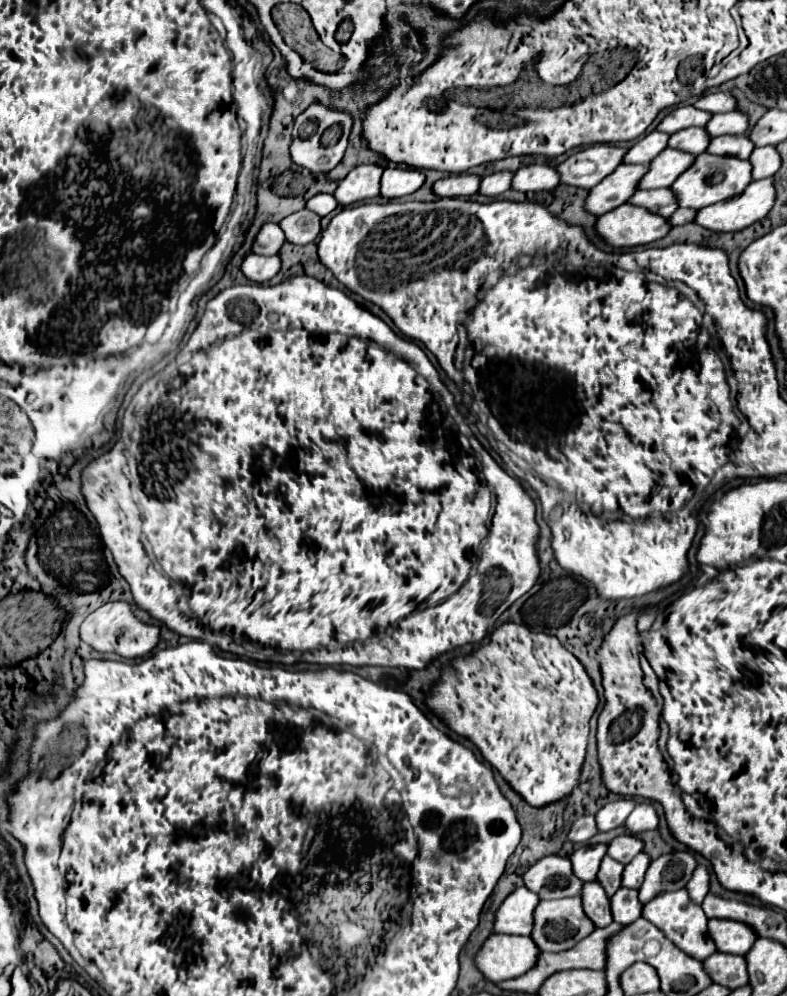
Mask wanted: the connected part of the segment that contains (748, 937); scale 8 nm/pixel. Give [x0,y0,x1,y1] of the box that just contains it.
[708,920,756,956]

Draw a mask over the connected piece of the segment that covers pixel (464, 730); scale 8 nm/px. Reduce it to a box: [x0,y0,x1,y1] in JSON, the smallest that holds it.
[426,624,598,804]

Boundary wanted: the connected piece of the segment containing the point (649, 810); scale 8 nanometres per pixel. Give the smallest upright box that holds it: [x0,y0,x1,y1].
[624,804,658,836]

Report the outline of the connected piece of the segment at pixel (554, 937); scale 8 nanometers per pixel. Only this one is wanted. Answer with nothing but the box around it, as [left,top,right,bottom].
[532,896,594,952]

